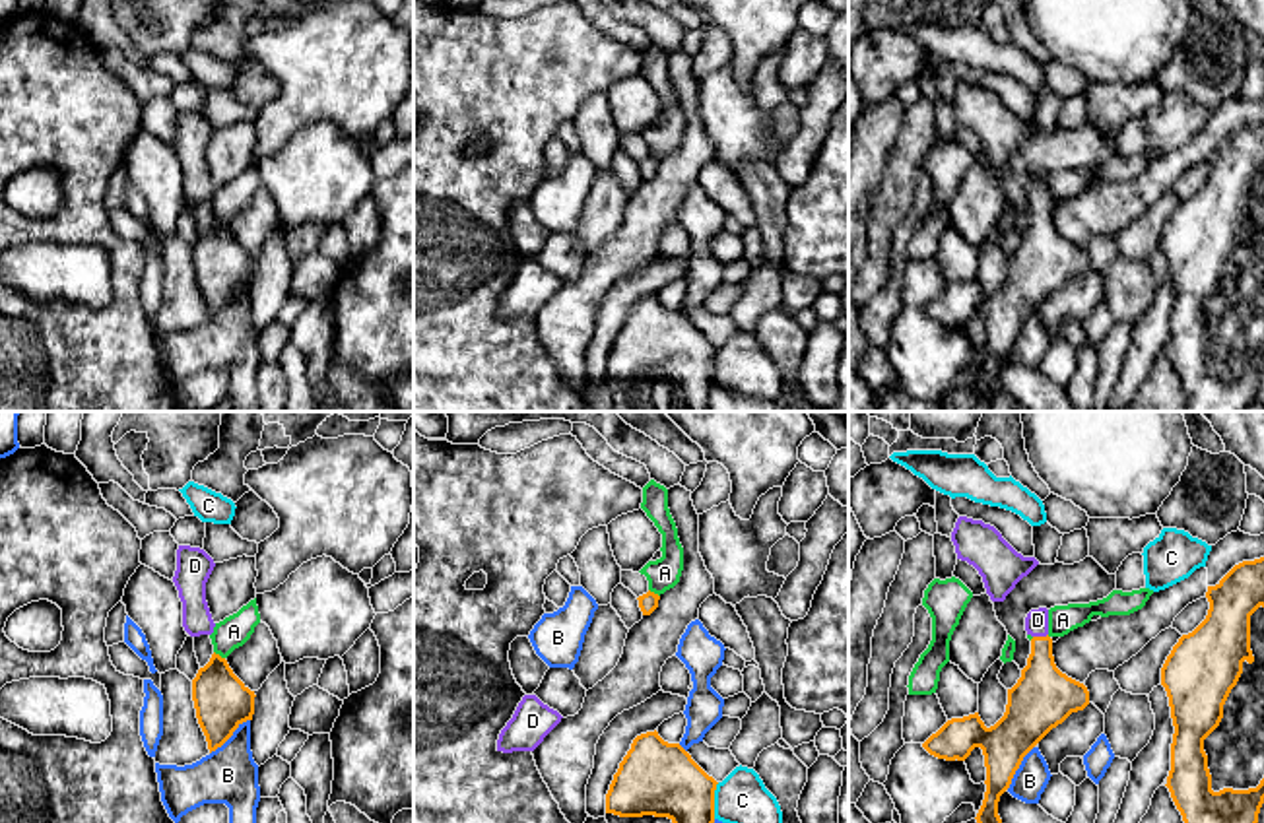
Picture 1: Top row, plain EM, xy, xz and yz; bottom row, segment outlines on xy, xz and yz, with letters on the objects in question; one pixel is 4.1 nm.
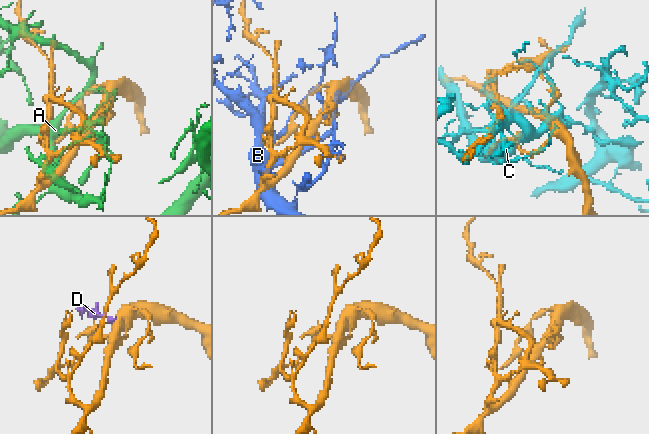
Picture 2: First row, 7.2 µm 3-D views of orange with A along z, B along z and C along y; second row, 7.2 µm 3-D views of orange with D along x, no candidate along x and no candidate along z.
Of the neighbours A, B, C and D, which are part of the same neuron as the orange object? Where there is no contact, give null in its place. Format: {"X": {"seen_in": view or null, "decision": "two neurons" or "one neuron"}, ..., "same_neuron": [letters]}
{"A": {"seen_in": "xy", "decision": "two neurons"}, "B": {"seen_in": "xy", "decision": "two neurons"}, "C": {"seen_in": "xz", "decision": "two neurons"}, "D": {"seen_in": "yz", "decision": "one neuron"}, "same_neuron": ["D"]}

